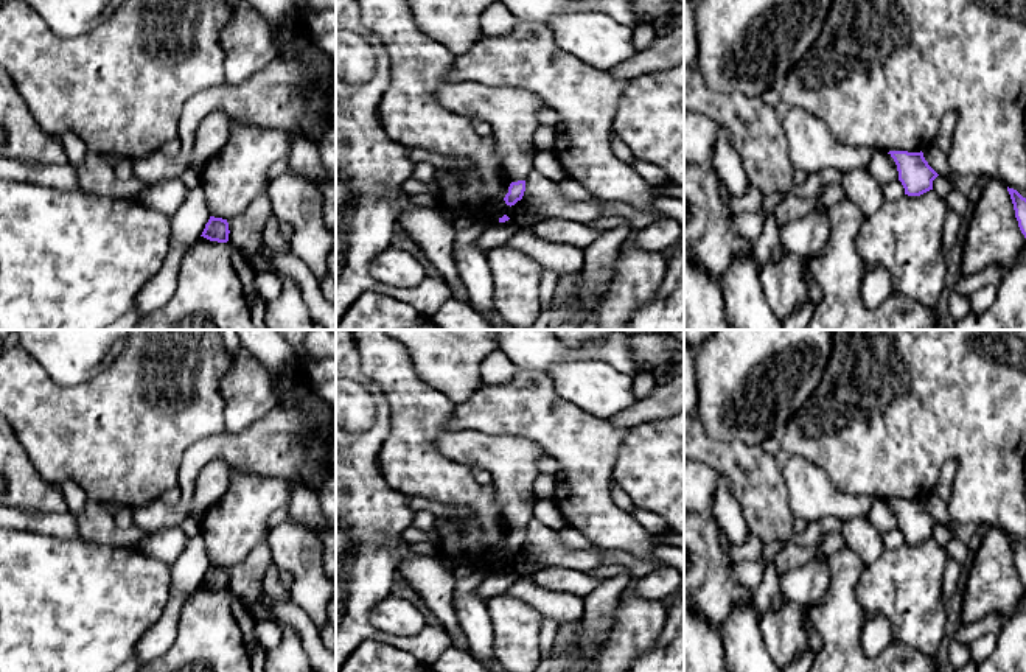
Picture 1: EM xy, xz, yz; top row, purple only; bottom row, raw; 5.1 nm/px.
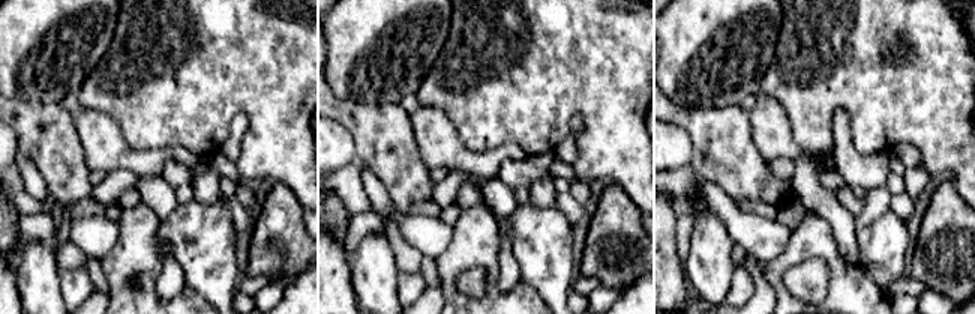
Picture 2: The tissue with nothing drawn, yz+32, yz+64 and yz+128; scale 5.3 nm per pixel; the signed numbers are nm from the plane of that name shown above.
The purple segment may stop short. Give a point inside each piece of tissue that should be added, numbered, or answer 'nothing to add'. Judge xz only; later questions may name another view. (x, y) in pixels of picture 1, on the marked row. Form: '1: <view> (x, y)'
1: xz (512, 112)

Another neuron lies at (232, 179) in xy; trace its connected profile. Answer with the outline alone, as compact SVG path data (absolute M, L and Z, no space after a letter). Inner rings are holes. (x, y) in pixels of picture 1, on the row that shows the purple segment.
M230 123L227 143L197 171L210 216L239 216L269 185L270 166L289 157L289 134Z

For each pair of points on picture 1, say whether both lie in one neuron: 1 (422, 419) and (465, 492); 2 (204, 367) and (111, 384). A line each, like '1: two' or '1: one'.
1: one
2: one

